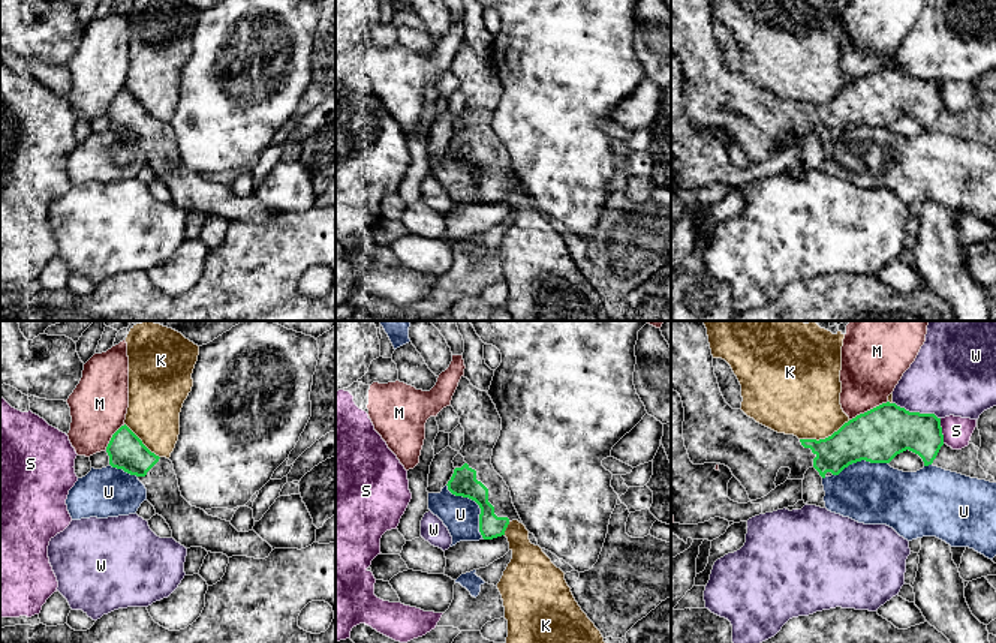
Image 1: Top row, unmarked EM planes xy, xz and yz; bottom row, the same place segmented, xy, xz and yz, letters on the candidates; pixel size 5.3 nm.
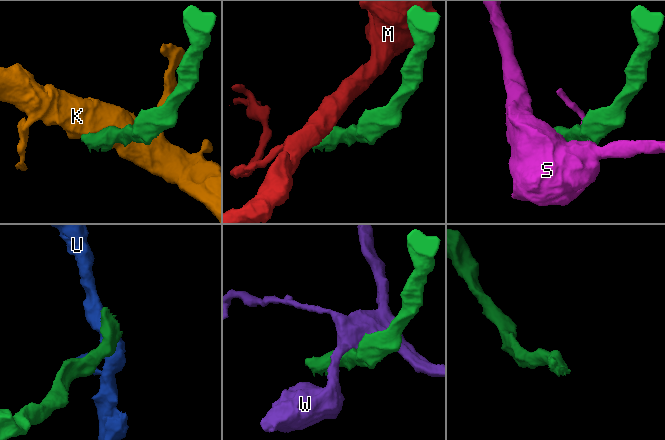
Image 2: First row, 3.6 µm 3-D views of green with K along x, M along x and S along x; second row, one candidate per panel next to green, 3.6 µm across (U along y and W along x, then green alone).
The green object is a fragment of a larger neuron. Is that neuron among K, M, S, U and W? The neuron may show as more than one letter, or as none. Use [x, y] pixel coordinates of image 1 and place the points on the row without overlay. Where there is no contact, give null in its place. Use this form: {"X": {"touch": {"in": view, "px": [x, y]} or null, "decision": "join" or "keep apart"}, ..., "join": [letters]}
{"K": {"touch": {"in": "yz", "px": [826, 102]}, "decision": "keep apart"}, "M": {"touch": {"in": "yz", "px": [867, 75]}, "decision": "keep apart"}, "S": {"touch": {"in": "yz", "px": [941, 95]}, "decision": "keep apart"}, "U": {"touch": {"in": "xz", "px": [478, 168]}, "decision": "keep apart"}, "W": {"touch": {"in": "yz", "px": [917, 77]}, "decision": "keep apart"}, "join": []}

